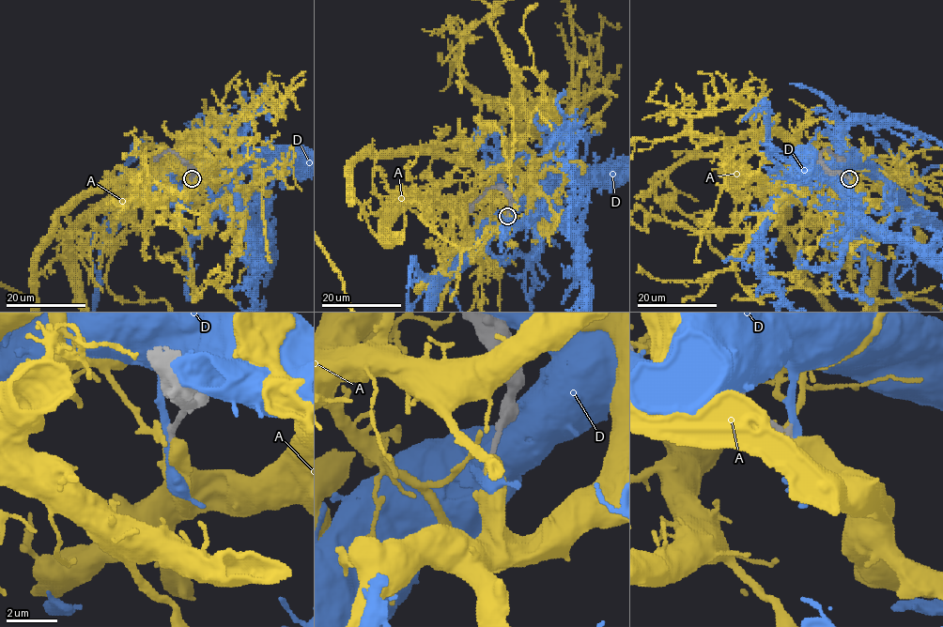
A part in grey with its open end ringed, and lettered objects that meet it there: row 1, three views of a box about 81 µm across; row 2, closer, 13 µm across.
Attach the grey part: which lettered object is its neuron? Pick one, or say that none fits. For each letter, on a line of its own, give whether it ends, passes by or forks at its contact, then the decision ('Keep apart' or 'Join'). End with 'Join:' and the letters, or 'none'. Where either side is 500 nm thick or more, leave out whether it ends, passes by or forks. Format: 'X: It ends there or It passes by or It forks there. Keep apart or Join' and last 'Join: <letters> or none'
A: Keep apart
D: It passes by. Keep apart
Join: none

